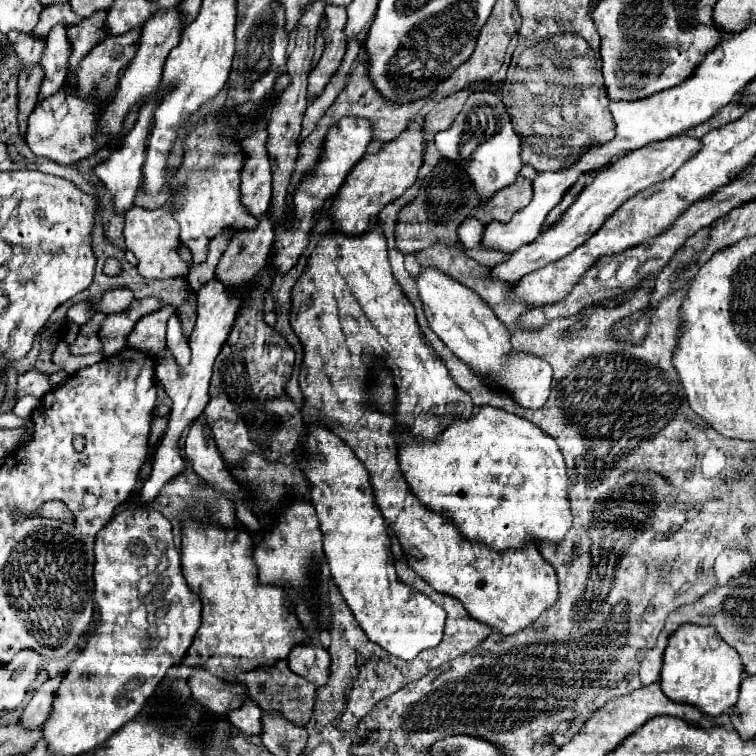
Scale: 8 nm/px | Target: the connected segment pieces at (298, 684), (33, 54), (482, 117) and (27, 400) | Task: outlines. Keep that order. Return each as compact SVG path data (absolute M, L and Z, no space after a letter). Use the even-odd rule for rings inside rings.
M286 660L276 662L270 668L260 668L256 678L248 678L248 694L260 706L264 712L280 712L288 722L294 726L306 726L310 720L310 714L314 710L314 700L316 700L316 686L310 684L306 678L300 678L294 674Z
M16 30L8 32L8 40L12 42L18 56L22 58L22 64L40 62L42 50L44 50L44 40L36 38L34 34L16 34Z
M474 92L454 124L448 130L438 132L434 136L434 142L446 160L462 166L462 170L468 174L468 180L480 196L480 204L486 204L488 198L496 194L496 190L512 186L524 166L520 157L520 138L512 128L502 100L492 92Z
M22 396L22 398L16 402L14 412L20 414L22 418L26 418L26 416L32 414L32 410L34 410L38 404L40 404L40 398L34 398L34 396Z

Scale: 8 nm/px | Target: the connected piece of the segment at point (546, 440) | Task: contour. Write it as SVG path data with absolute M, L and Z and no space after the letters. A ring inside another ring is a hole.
M482 406L472 420L454 420L440 434L438 442L414 442L408 432L400 434L400 440L400 468L410 490L432 510L452 518L460 532L470 540L484 542L488 548L504 552L520 548L526 540L536 540L538 536L558 542L566 536L568 526L572 526L566 494L570 480L566 476L564 458L556 440L532 422L498 408Z

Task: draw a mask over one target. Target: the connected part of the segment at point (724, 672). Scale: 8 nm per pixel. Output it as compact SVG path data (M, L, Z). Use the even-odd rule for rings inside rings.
M682 624L670 638L664 650L662 692L680 704L690 704L708 716L726 714L738 700L744 668L740 656L730 648L712 626Z

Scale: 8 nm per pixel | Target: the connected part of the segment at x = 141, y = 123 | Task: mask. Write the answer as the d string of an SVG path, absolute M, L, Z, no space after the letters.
M148 100L142 108L140 108L140 116L138 116L138 122L136 126L124 136L122 140L122 146L118 150L110 150L110 158L96 166L96 176L104 182L104 186L112 192L114 200L116 200L116 210L118 212L126 212L132 208L132 202L134 202L134 196L138 192L138 186L142 182L142 164L144 164L144 154L146 154L146 140L148 140L148 134L150 134L150 126L152 126L152 118L154 118L154 110L156 110L156 102L154 100Z

